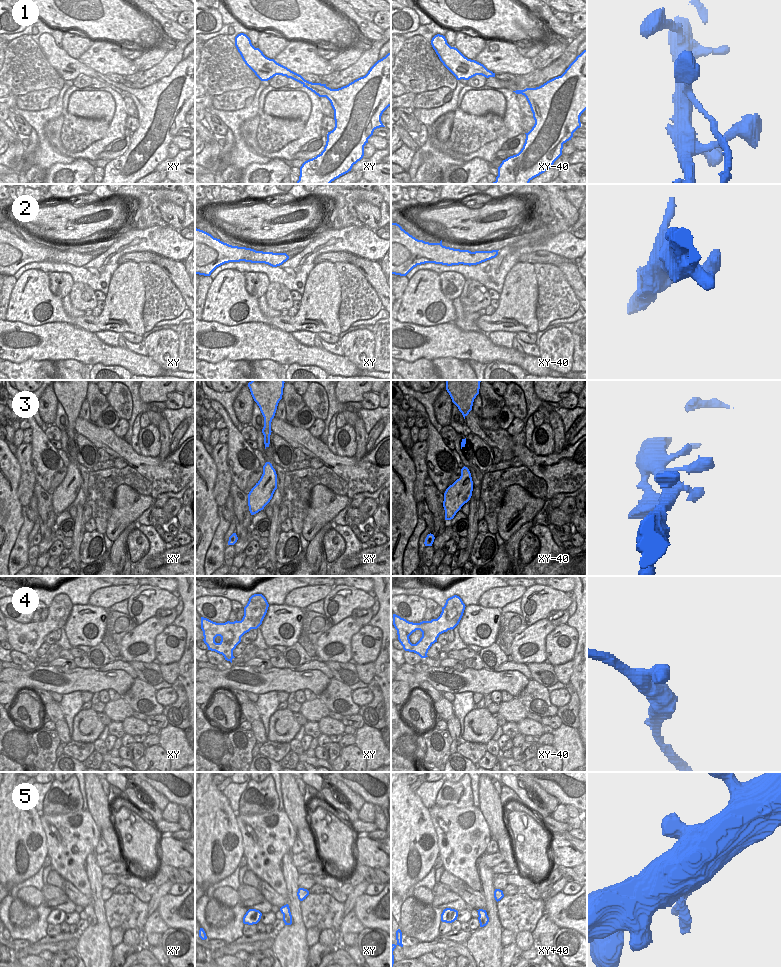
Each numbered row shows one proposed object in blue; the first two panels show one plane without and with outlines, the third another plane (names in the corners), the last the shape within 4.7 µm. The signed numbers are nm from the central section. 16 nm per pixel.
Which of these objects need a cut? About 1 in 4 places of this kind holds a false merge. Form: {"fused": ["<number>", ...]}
{"fused": ["1"]}

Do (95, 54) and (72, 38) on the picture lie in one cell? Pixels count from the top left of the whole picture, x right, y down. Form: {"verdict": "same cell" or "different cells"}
{"verdict": "different cells"}

